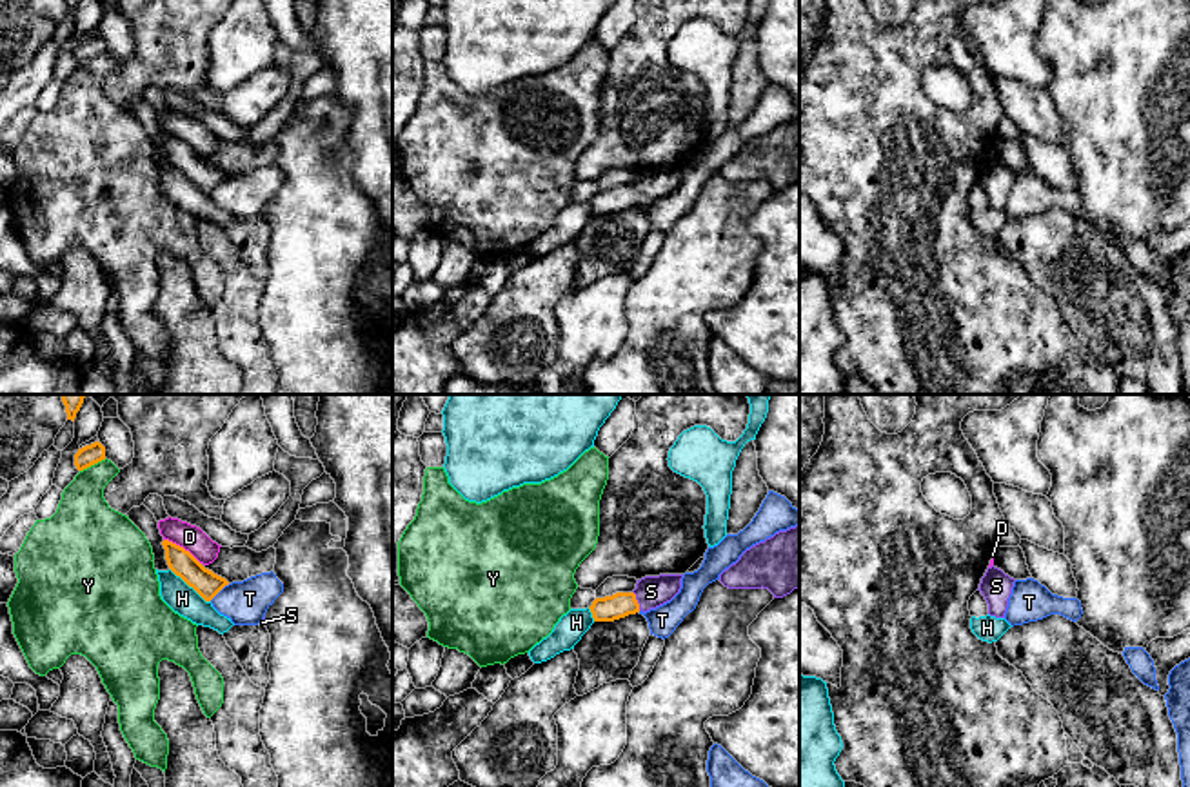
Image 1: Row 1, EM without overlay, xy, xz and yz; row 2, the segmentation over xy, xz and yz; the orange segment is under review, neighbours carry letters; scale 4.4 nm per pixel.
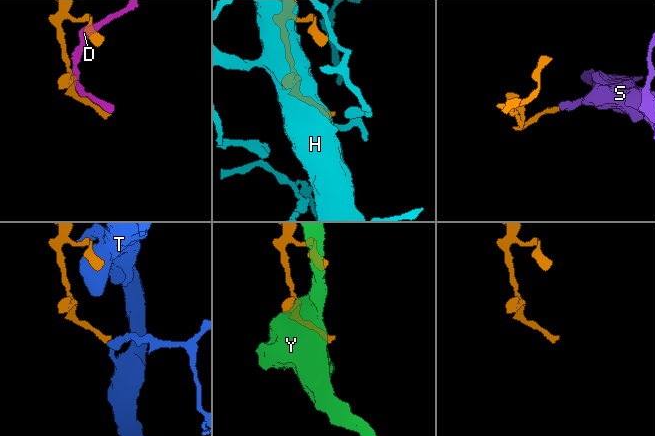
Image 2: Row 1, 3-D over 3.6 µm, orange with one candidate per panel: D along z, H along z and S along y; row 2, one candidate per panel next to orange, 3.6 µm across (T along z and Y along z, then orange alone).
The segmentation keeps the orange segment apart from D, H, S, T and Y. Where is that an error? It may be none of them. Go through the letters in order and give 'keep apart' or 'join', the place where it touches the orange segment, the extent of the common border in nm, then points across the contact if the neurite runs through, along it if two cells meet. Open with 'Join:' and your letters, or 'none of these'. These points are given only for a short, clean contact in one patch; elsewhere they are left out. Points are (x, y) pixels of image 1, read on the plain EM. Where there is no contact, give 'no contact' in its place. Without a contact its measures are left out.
Join: S
D: keep apart; contact xy (182, 140); length 200 nm
H: keep apart; contact xy (189, 179); length 240 nm
S: join; contact xz (636, 193); length 90 nm; way xz (618, 199), (636, 193), (651, 184)
T: keep apart; contact xy (218, 184); length 120 nm
Y: keep apart; contact xy (93, 57); length 130 nm

